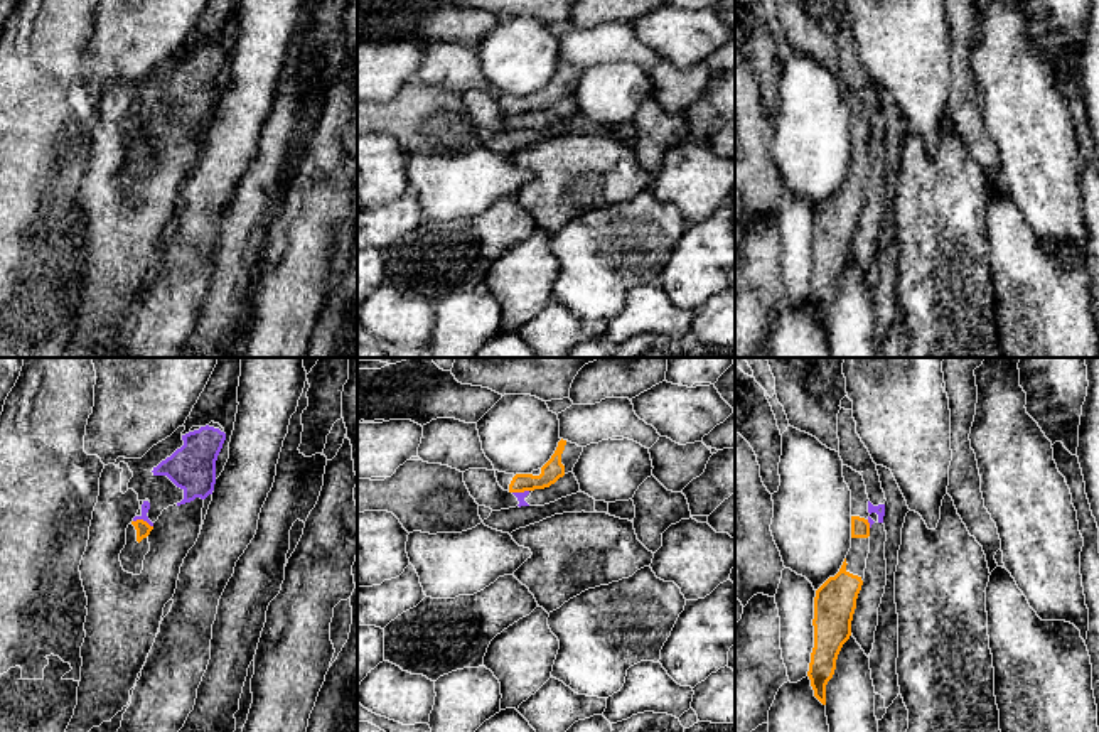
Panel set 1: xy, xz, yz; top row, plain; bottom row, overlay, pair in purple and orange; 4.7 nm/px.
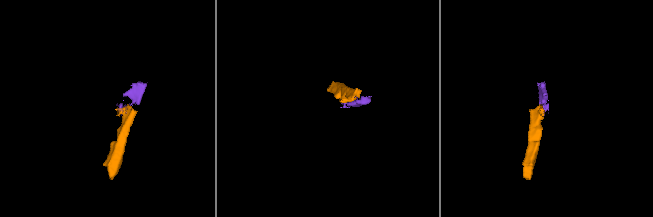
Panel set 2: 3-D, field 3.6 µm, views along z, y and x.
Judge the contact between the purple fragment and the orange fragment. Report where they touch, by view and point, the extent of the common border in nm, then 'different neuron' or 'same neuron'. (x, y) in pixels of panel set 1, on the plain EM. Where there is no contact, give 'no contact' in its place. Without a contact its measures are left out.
meets purple in xy at (144, 142); contact 100 nm long; different neuron

